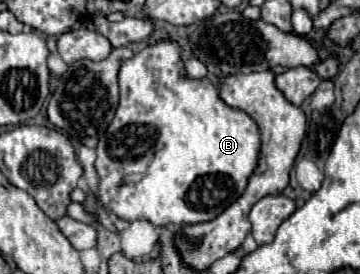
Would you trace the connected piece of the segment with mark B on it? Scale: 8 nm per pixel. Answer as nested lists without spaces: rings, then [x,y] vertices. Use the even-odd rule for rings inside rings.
[[[163,40],[159,44],[147,46],[131,60],[125,60],[119,70],[119,88],[121,88],[121,100],[117,114],[111,126],[107,128],[105,138],[101,138],[97,146],[95,168],[101,178],[99,200],[103,206],[109,206],[119,218],[129,222],[143,218],[157,226],[199,224],[215,220],[215,216],[219,216],[245,192],[247,180],[251,172],[257,168],[257,154],[261,150],[259,128],[247,112],[227,106],[219,98],[219,90],[207,78],[203,80],[183,78],[183,62],[179,56],[177,42]],[[159,92],[167,92],[167,100],[163,100],[163,104],[167,104],[167,112],[163,112],[163,120],[167,120],[167,140],[161,132],[165,126],[161,122]]]

